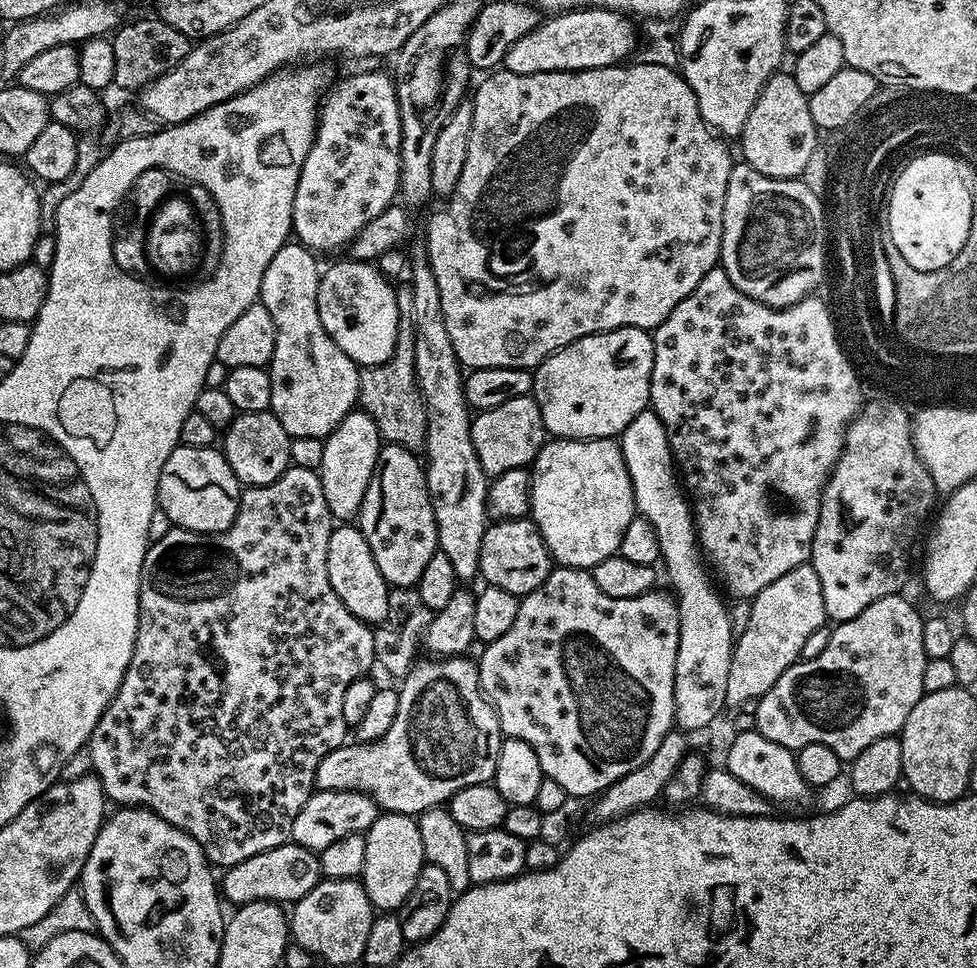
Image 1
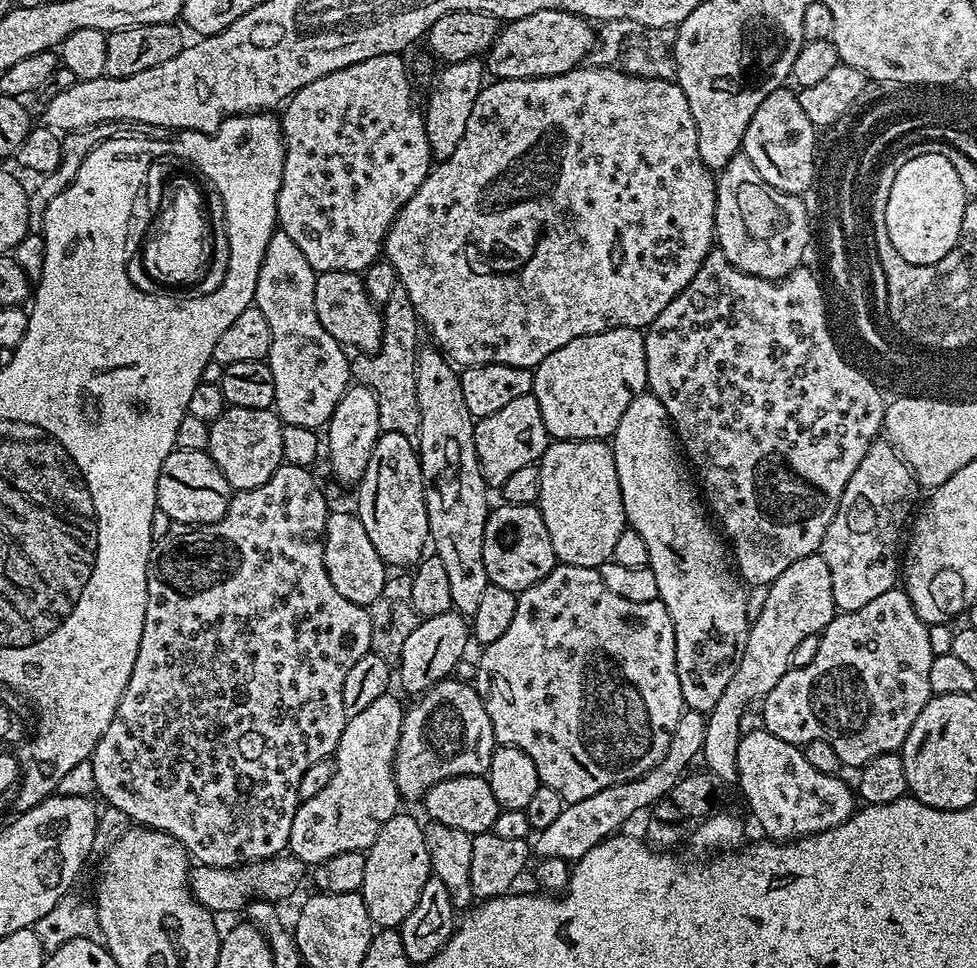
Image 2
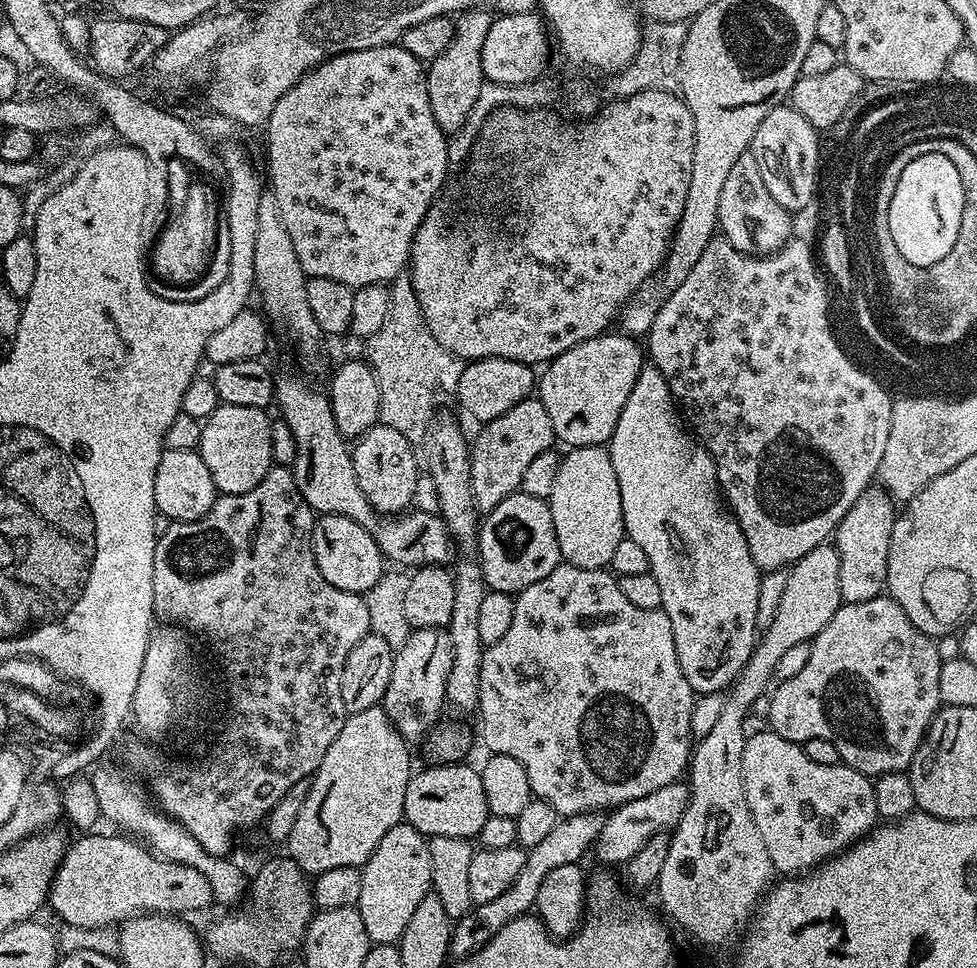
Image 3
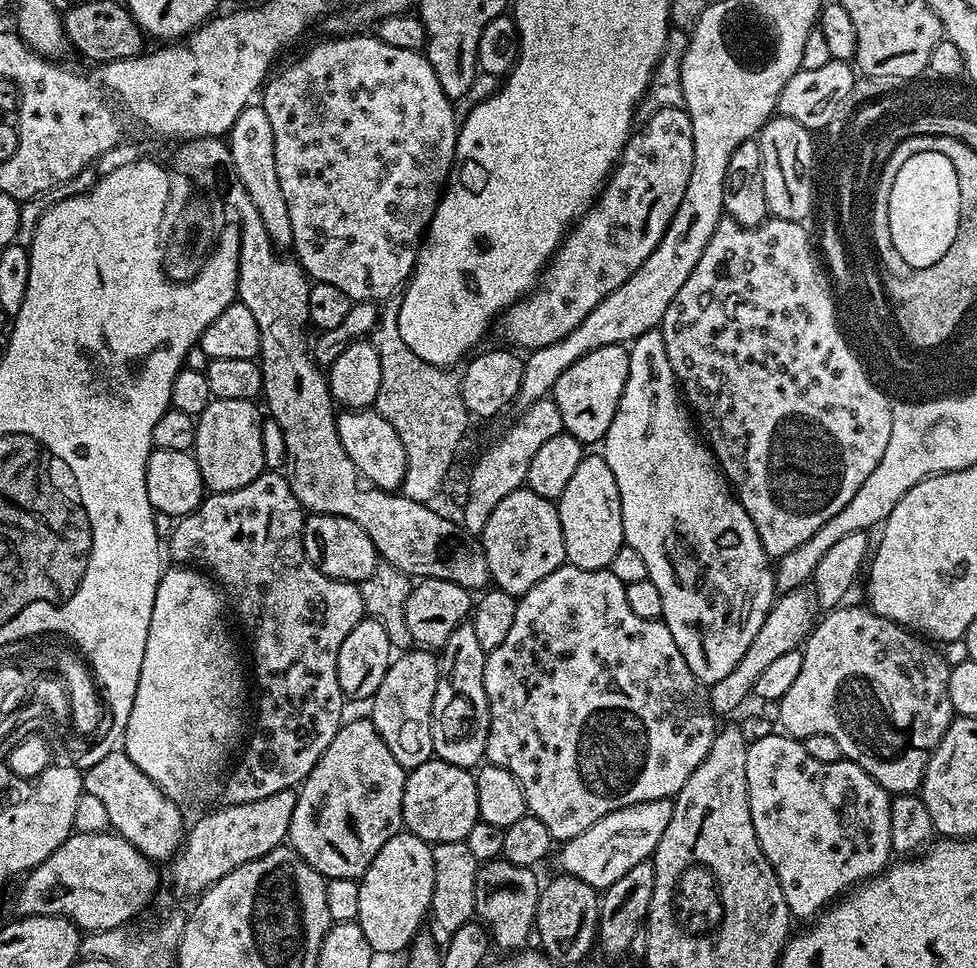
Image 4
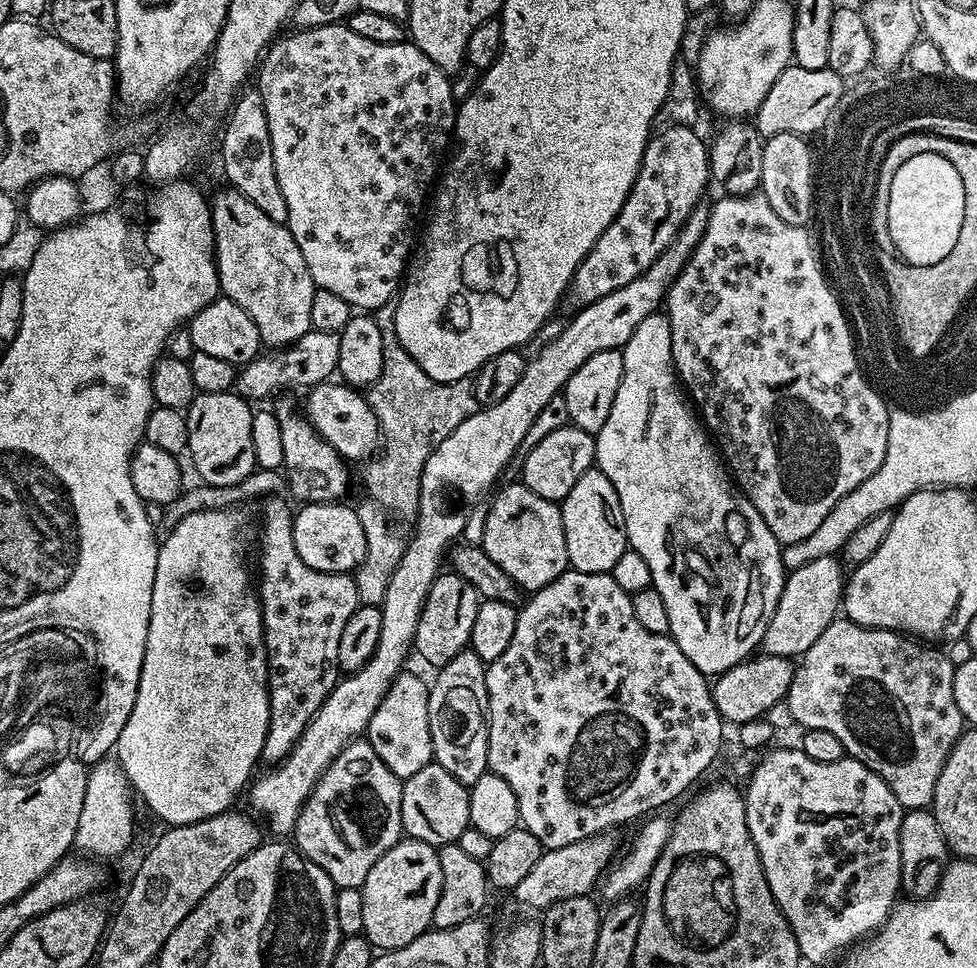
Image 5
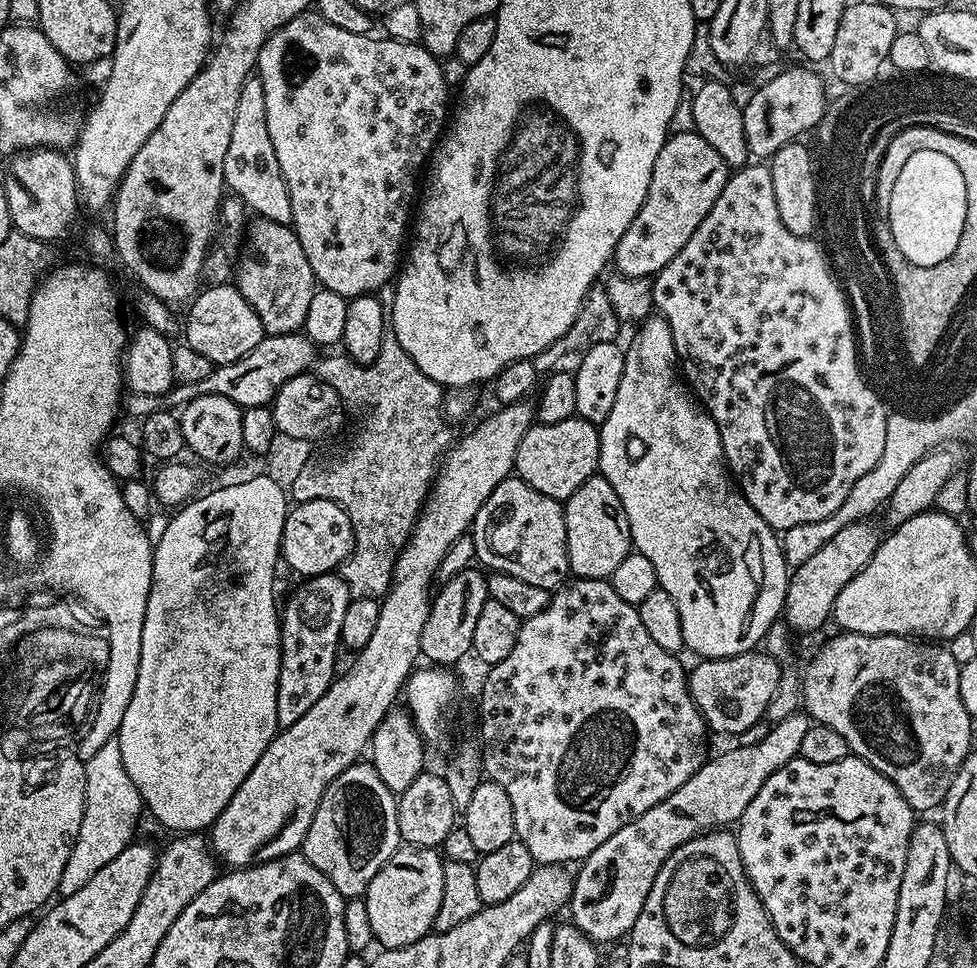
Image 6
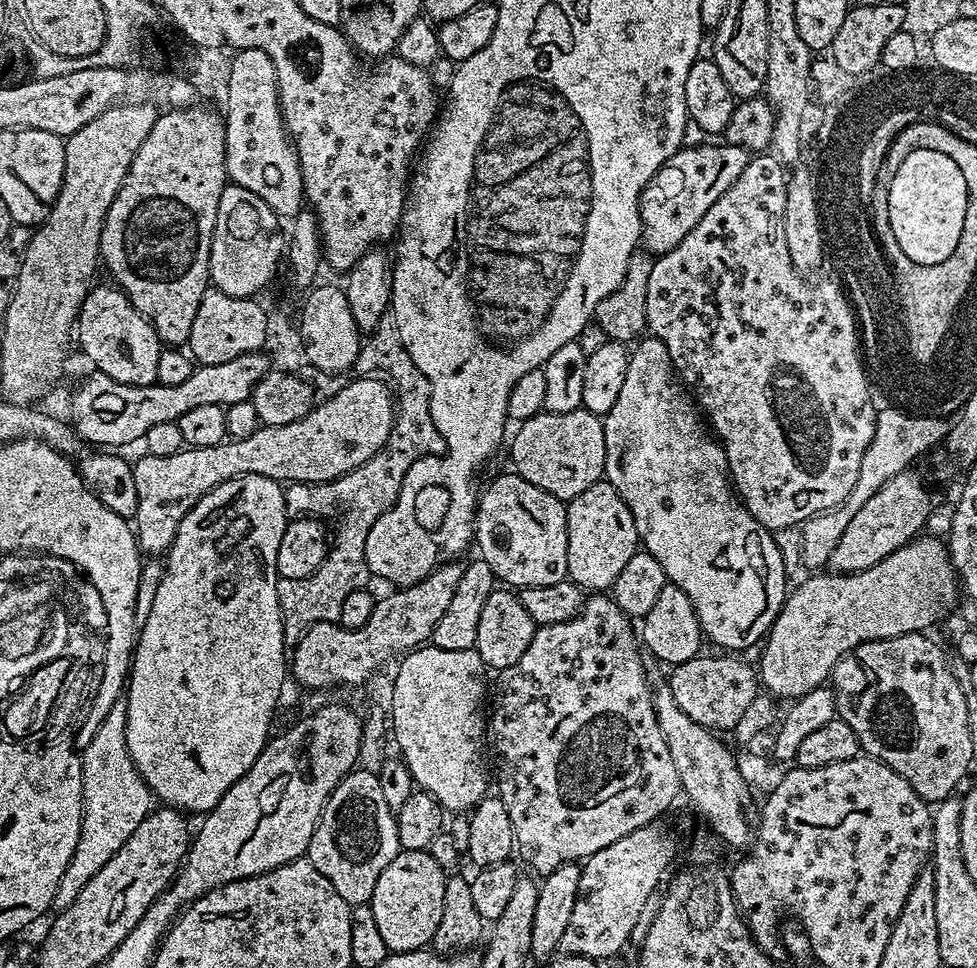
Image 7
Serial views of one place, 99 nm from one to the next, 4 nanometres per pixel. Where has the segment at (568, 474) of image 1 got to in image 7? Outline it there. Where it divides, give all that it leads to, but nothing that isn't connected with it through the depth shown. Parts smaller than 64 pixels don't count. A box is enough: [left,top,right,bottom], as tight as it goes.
[566,479,640,590]

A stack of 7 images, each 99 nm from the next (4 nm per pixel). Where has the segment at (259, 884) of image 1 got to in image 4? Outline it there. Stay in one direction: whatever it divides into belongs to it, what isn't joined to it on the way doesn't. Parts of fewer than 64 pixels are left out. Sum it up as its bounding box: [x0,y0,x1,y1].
[12,830,160,933]

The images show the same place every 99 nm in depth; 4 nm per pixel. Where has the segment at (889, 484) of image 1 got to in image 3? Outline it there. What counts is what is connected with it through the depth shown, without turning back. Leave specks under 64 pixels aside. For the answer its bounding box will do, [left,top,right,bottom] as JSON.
[834,486,897,603]

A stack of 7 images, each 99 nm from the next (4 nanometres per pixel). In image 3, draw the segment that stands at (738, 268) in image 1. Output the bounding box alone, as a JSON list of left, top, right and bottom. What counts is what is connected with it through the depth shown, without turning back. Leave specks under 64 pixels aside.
[718,151,793,256]

